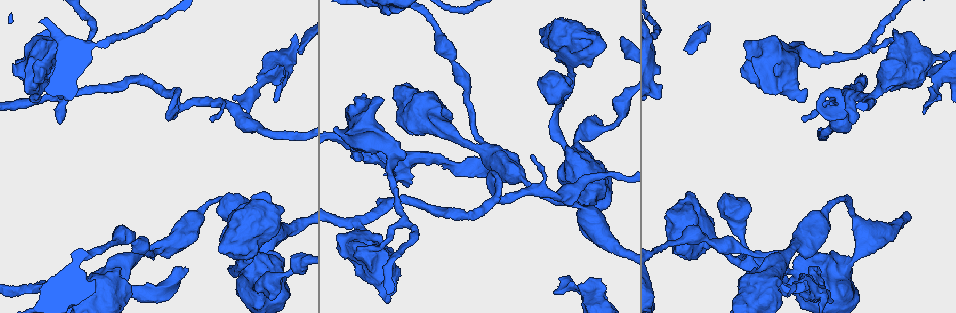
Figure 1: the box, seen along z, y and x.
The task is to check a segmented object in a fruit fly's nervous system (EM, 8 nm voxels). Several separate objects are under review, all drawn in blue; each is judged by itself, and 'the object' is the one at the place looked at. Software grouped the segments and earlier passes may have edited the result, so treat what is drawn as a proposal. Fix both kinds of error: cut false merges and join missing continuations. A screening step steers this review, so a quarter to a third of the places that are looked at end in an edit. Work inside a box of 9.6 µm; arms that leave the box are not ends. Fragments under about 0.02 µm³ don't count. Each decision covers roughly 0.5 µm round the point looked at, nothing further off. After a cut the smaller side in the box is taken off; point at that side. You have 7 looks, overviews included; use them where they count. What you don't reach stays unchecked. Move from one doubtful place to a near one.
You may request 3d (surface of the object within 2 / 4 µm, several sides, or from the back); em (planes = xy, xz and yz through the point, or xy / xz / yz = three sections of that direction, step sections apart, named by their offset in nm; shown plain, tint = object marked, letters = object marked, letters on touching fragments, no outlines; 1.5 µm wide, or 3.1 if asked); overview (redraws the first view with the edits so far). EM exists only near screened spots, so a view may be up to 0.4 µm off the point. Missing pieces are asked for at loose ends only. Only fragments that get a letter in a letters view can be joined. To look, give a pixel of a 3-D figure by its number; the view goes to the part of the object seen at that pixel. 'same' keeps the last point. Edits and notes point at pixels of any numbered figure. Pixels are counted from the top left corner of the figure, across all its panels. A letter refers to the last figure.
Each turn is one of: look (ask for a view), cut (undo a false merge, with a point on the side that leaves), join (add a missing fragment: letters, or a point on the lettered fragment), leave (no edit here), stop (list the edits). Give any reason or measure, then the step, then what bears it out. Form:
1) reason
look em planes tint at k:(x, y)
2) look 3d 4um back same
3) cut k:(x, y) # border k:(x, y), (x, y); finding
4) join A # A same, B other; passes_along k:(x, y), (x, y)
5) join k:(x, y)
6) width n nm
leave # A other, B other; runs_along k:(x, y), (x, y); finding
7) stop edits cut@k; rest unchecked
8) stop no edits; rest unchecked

sudden change in width
look 3d 4um at 1:(788, 283)

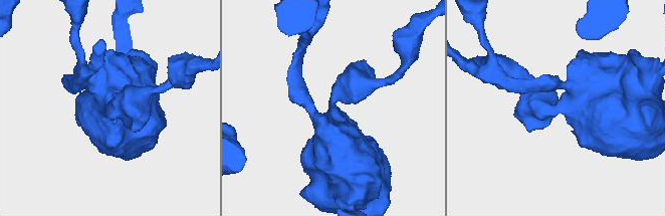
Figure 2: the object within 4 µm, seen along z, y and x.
arm_widths 280, 900 nm
look em xz step 8 tint at 2:(115, 107)

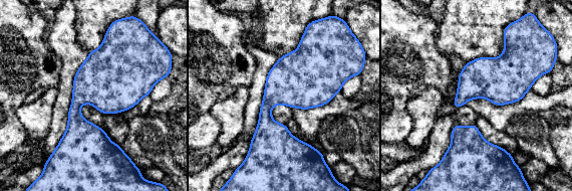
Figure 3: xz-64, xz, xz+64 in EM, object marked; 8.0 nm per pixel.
look em planes letters same

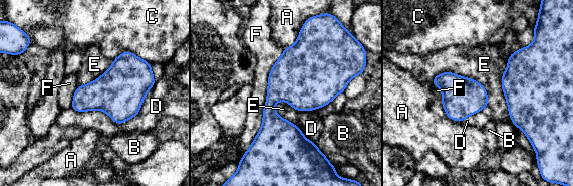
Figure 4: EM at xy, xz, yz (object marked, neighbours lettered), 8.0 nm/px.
width 240 nm
leave # A other, B other, C other, D other, E other, F other; border 4:(508, 57), (502, 91), (519, 129); all the same neuron

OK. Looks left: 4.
thick end
look 3d 4um at 1:(270, 71)

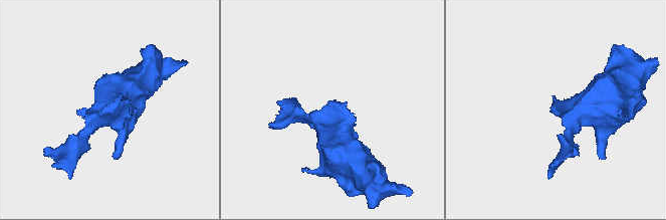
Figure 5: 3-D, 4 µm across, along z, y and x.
now the EM
look em xz step 4 tint at 5:(551, 108)

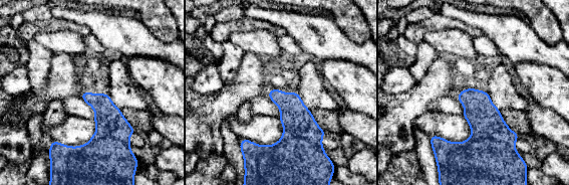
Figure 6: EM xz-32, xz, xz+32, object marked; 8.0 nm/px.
cut it another way
look em planes letters same

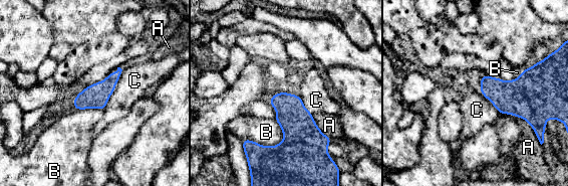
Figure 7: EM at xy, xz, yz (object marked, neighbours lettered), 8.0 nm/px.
leave # A other, B other, C other; border 7:(284, 134), (275, 146), (242, 140); none of them fits

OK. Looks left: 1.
stop no edits; rest unchecked

